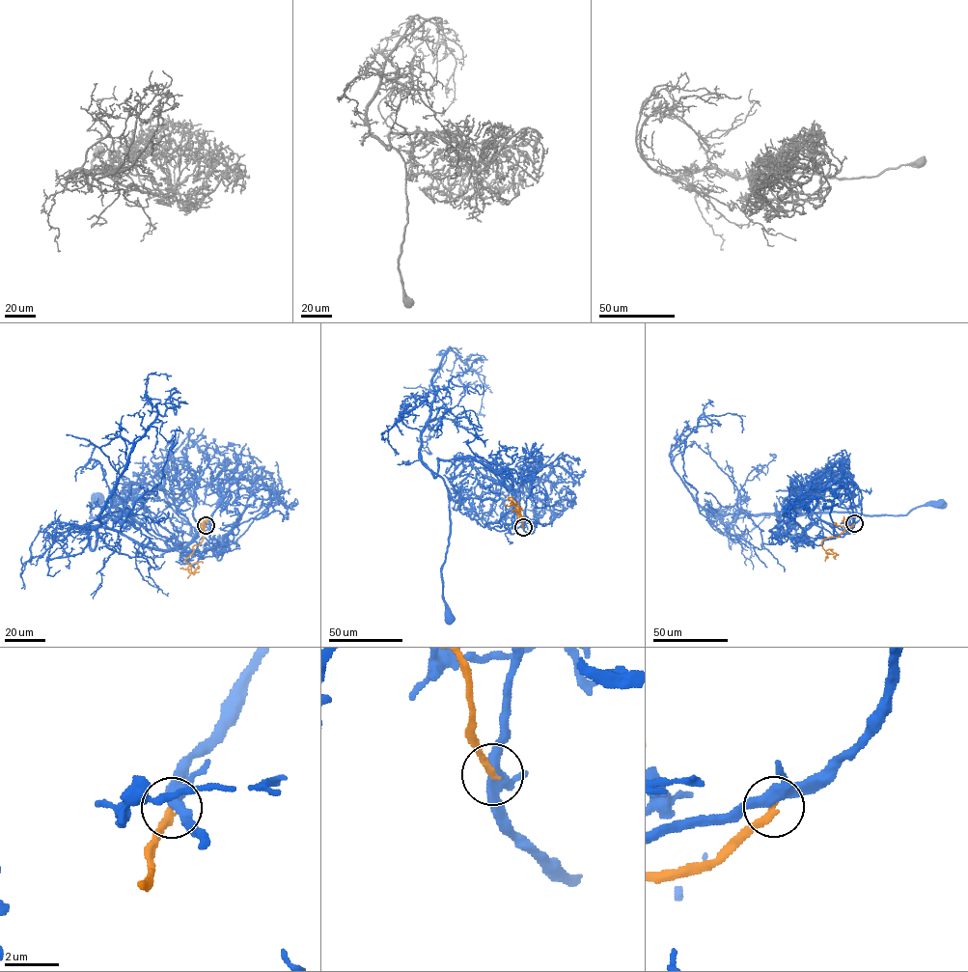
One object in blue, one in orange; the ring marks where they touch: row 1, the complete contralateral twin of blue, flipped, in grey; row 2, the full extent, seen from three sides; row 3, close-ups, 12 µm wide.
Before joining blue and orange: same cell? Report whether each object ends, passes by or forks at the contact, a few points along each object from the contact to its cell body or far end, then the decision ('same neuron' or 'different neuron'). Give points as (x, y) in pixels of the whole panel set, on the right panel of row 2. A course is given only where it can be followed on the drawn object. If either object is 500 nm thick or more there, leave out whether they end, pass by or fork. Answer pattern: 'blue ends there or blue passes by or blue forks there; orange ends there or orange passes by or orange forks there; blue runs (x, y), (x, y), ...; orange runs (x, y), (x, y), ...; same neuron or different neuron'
blue forks there; orange ends there; blue runs (854, 523), (815, 518), (791, 537), (778, 532), (777, 517), (793, 535), (788, 517), (906, 514), (940, 503); orange runs (854, 523), (838, 537), (822, 540), (822, 547), (835, 555); different neuron

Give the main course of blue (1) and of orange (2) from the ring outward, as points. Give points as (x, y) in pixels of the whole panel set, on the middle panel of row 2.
1: (523, 527), (508, 478), (471, 458), (437, 458), (449, 618)
2: (523, 527), (512, 498), (509, 497), (518, 510), (517, 512), (511, 511)

